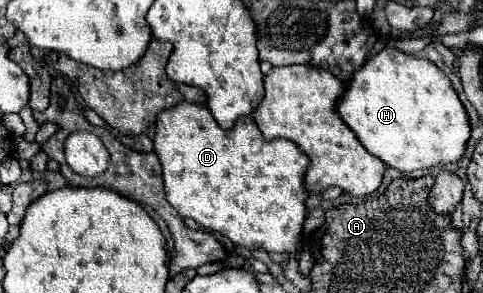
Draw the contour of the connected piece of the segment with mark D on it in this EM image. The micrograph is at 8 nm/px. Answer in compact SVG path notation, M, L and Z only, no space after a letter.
M184 101L158 115L154 147L162 163L166 199L180 217L190 217L198 225L226 235L234 245L244 249L262 247L268 253L286 255L298 251L306 219L308 191L304 191L304 175L308 169L308 155L296 143L288 139L266 141L250 115L240 117L232 129L220 129L208 107Z

